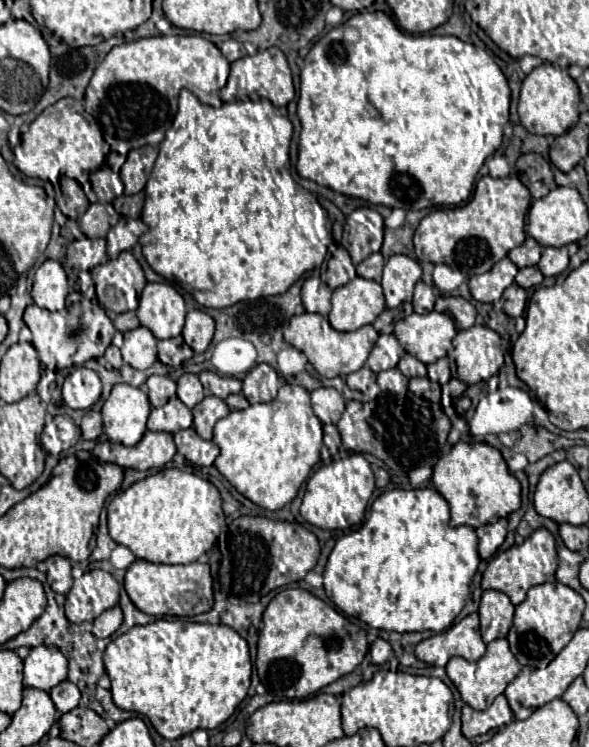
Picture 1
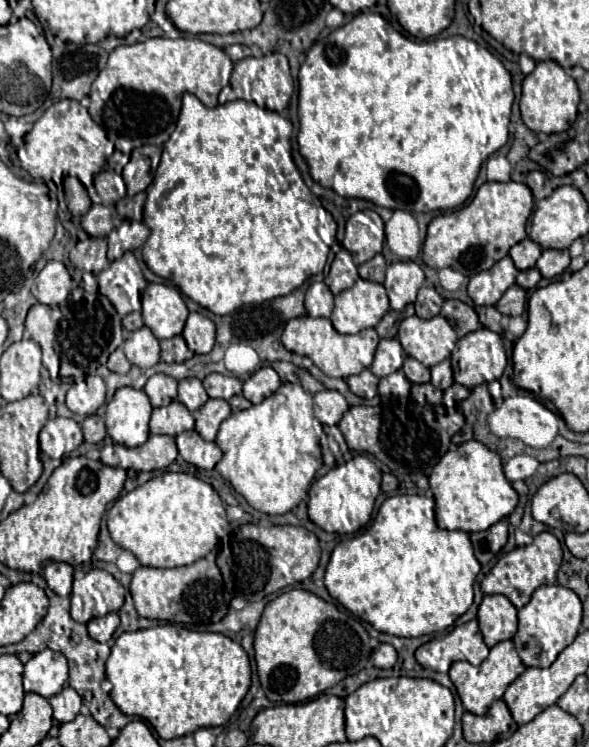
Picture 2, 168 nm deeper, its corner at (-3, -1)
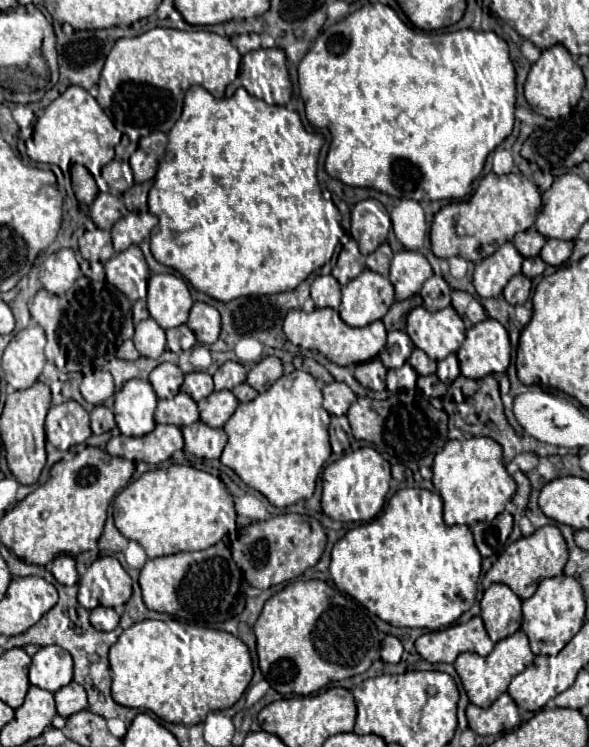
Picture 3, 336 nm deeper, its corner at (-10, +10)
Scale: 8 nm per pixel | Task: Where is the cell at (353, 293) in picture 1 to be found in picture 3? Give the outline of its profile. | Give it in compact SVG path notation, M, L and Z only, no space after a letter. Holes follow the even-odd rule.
M364 269L342 289L340 317L350 327L364 327L382 319L394 303L394 287L388 277Z

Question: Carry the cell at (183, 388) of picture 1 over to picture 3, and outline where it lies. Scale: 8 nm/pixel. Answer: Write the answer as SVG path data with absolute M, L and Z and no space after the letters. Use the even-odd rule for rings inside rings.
M194 371L194 373L188 373L184 377L184 383L182 383L182 391L186 391L194 401L200 401L204 397L208 397L212 391L214 391L214 383L212 383L212 377L204 371Z

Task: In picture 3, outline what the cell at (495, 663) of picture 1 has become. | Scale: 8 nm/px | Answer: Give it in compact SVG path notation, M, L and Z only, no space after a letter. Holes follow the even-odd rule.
M516 631L514 635L500 639L494 645L494 651L486 657L478 655L478 653L470 653L470 651L458 655L458 659L454 661L454 667L468 693L468 699L478 707L488 707L496 701L496 697L500 697L500 693L506 691L512 677L518 675L520 671L524 671L526 665L532 663L532 659L534 659L534 653L528 647L528 637L524 635L524 631Z

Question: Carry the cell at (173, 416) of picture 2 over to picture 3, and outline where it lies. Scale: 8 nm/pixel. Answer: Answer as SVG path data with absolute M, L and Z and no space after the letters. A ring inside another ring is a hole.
M180 391L176 397L168 397L168 399L158 397L155 421L158 424L169 423L176 427L192 425L194 421L198 421L196 401L192 401L192 397L188 397L188 393L184 393L184 391Z

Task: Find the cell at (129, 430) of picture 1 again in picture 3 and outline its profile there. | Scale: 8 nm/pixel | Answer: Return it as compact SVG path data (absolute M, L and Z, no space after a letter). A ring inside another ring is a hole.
M126 381L114 399L116 425L122 435L142 437L156 427L154 411L158 397L148 381Z

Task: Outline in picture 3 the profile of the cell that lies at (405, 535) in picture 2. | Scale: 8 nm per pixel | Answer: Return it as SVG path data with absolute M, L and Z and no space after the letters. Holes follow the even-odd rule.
M400 489L392 495L380 517L348 531L332 549L330 577L342 593L360 601L370 613L394 627L440 629L454 623L474 603L482 555L476 549L468 525L446 525L442 519L442 497L428 489Z

